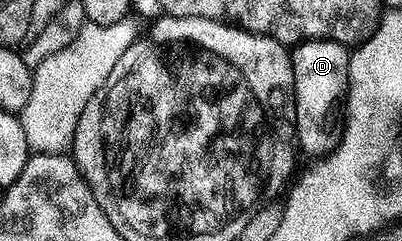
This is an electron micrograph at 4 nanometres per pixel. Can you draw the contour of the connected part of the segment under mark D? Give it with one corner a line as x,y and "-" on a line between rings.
304,39
290,50
293,67
293,116
295,139
300,150
318,159
335,149
341,132
341,110
345,105
347,72
351,62
348,46
336,41

